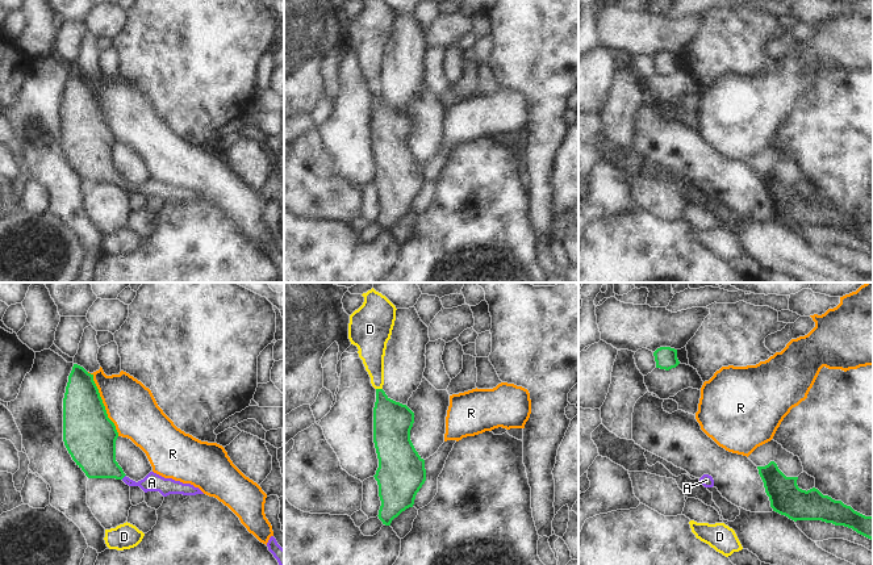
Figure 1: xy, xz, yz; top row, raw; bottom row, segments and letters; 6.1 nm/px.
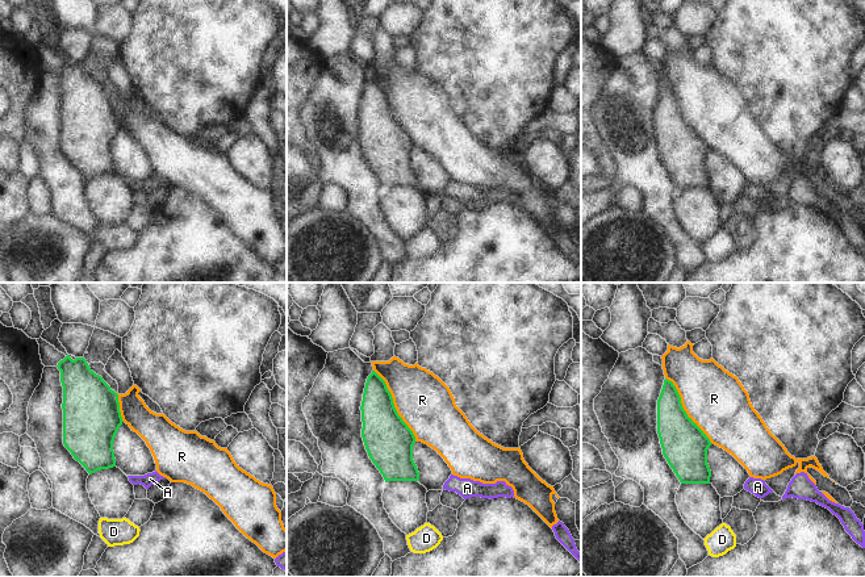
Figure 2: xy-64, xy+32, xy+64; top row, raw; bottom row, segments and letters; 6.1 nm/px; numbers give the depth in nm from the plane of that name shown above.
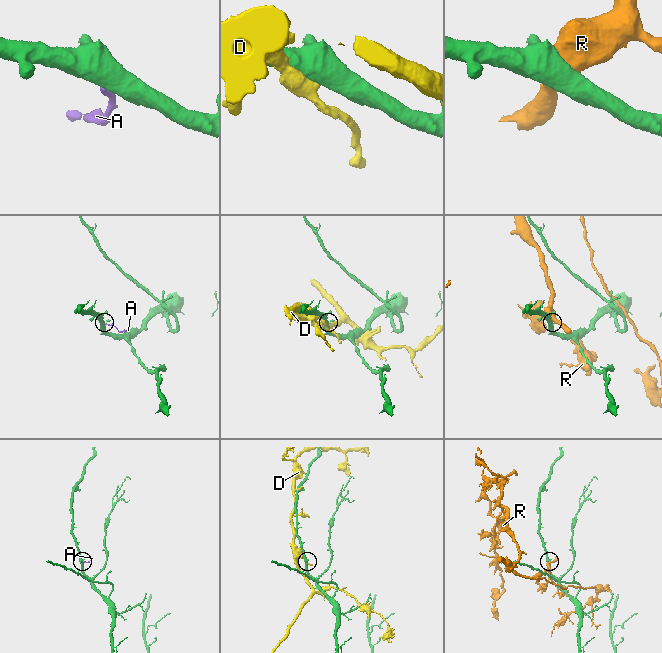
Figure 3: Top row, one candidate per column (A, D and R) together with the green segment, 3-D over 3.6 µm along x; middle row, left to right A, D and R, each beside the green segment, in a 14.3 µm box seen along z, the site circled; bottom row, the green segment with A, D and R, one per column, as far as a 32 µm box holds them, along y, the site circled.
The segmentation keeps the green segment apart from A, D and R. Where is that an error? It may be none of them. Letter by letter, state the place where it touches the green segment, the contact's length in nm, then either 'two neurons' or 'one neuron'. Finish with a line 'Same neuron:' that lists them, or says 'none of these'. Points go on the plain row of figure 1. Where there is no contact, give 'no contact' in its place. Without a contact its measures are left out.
A: xy (122, 183) | 40 nm | one neuron
D: xz (379, 95) | 40 nm | two neurons
R: xy (103, 109) | 440 nm | two neurons
Same neuron: A

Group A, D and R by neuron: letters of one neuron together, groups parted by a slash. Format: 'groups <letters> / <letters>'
groups A / D / R

